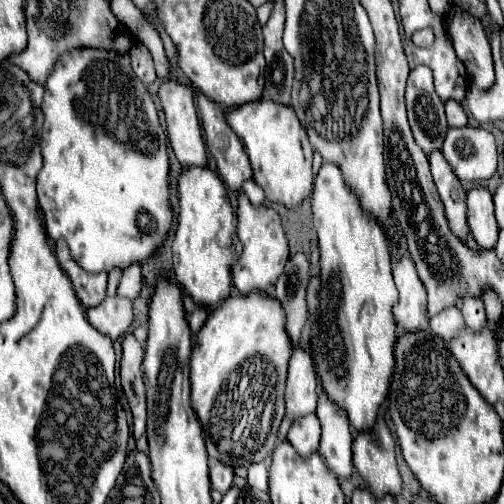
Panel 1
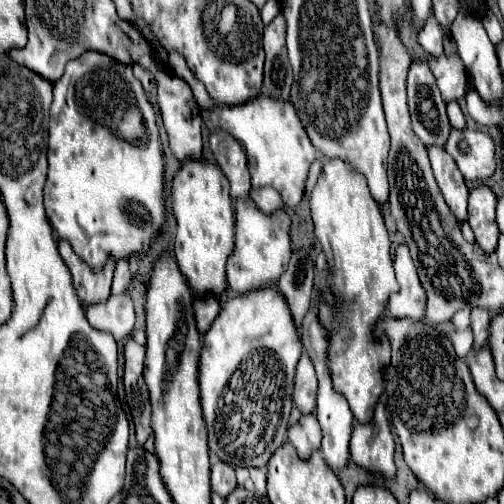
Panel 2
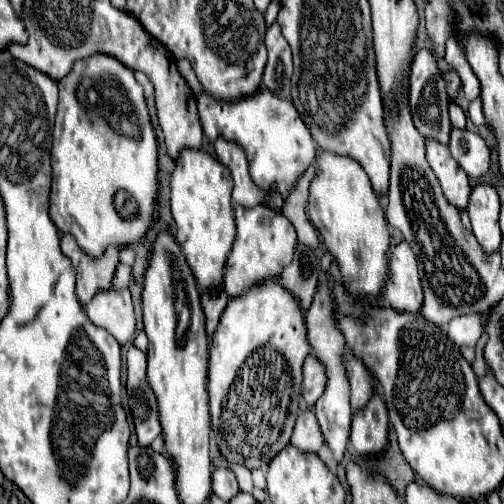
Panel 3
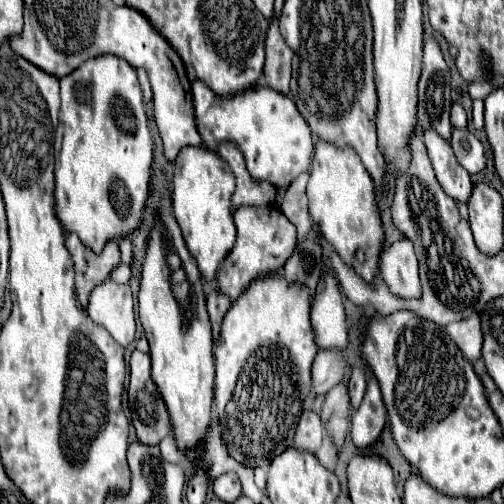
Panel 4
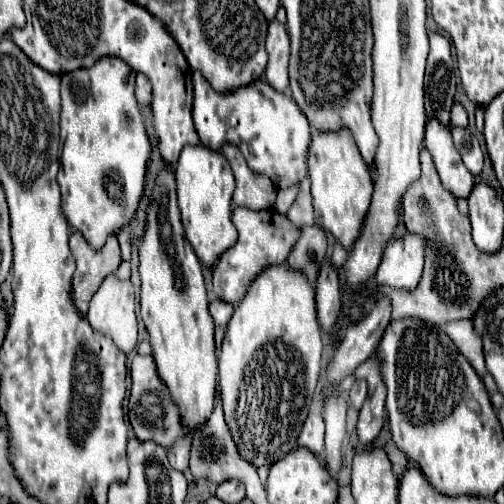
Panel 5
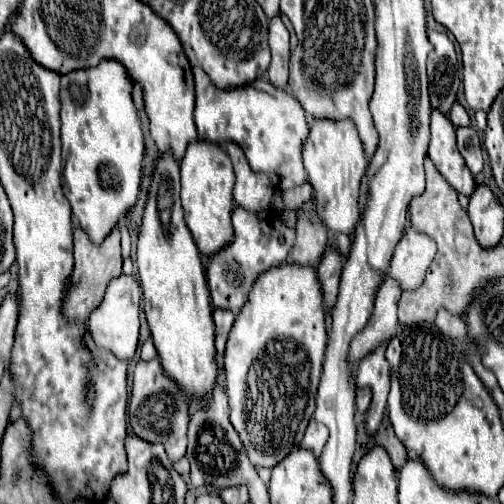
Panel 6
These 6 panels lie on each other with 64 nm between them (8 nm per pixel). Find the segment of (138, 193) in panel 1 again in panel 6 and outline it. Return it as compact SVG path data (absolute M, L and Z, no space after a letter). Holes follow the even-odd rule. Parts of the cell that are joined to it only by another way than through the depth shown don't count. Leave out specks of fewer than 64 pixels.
M102 60L94 68L76 70L62 74L62 144L66 144L68 154L64 156L62 186L64 196L70 202L72 218L88 234L94 244L102 240L116 228L118 220L136 204L140 178L142 178L142 160L144 160L144 134L138 118L138 110L132 102L132 78L128 70L118 60Z

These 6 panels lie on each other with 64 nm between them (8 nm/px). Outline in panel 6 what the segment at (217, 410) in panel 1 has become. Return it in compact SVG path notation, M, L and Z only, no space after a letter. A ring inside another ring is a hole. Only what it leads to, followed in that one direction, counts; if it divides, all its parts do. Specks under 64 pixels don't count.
M284 262L260 274L246 304L240 308L232 324L224 352L224 380L230 404L230 422L240 434L252 464L272 468L300 446L304 428L314 414L314 398L322 374L324 348L326 316L316 272L312 272L312 268L300 268L296 264Z

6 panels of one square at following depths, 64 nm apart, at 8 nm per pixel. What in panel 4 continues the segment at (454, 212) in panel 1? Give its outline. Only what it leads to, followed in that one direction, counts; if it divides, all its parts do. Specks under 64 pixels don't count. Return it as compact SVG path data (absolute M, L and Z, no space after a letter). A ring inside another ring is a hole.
M424 132L424 144L428 150L428 158L436 172L436 178L444 192L456 202L468 202L472 192L472 180L464 168L460 168L452 146L446 140L440 140L436 132Z

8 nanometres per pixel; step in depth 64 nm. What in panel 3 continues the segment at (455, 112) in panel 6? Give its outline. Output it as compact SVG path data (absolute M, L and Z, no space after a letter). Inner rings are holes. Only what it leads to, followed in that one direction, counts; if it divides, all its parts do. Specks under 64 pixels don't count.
M450 104L450 122L454 128L466 128L466 116L464 110L458 104Z

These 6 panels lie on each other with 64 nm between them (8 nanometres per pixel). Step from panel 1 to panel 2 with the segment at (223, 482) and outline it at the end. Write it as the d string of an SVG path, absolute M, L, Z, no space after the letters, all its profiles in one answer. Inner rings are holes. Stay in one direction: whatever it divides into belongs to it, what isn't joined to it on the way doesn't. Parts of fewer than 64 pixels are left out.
M216 462L210 472L212 472L212 490L218 492L222 498L226 498L228 492L232 492L232 488L236 488L234 468L230 464Z

